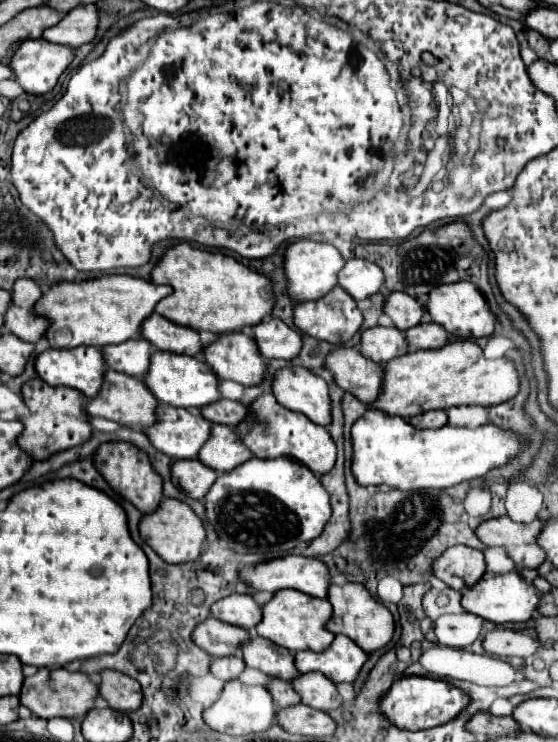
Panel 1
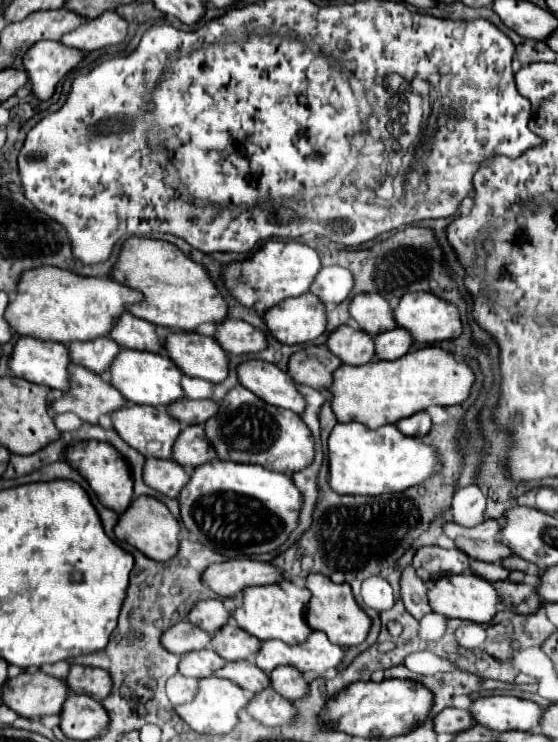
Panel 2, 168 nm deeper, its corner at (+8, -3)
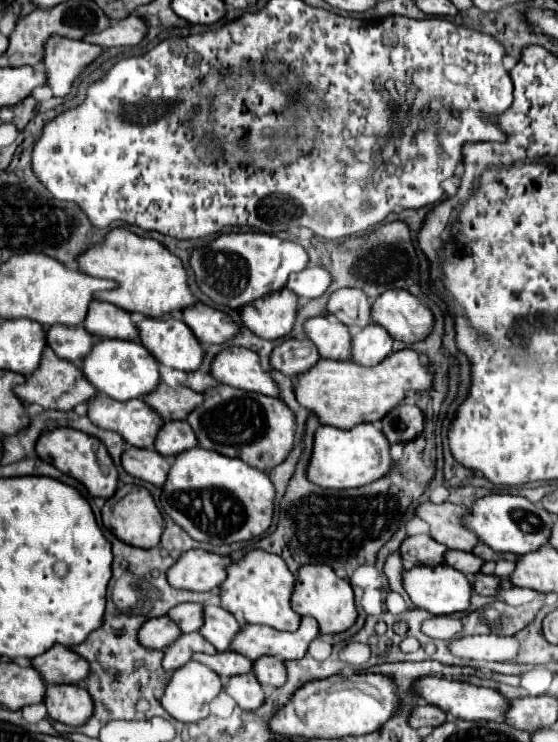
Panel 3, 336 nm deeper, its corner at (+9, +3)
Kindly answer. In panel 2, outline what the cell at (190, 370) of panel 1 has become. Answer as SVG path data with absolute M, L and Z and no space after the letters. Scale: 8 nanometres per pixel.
M122 348L118 352L118 356L112 360L110 368L108 368L108 380L112 386L116 386L116 390L120 390L120 394L132 402L132 404L148 404L148 406L168 406L180 398L184 398L184 392L180 388L180 380L182 380L182 372L176 368L176 364L164 356L164 354L156 354L156 352L138 352L138 350L128 350Z

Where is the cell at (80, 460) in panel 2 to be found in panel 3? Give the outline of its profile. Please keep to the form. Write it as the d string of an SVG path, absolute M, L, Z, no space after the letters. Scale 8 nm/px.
M57 428L55 432L41 434L37 442L37 454L45 462L51 462L53 466L57 466L61 472L71 474L73 478L83 482L89 494L95 498L109 500L119 488L117 468L111 456L107 456L107 448L103 448L103 442L95 440L95 436L87 436L85 432L75 432L73 428Z

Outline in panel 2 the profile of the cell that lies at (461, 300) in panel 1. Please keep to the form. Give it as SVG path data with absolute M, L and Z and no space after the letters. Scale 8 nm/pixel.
M416 292L416 294L404 294L398 302L398 306L392 310L394 312L394 322L396 326L404 328L410 332L410 336L416 342L422 344L432 344L432 342L442 342L442 340L450 340L454 336L454 332L462 330L462 322L460 322L460 314L458 308L454 304L448 304L446 300L430 294L430 292Z

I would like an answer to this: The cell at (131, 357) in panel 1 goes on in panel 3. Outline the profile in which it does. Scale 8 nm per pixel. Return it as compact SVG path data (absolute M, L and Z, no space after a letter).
M51 326L47 332L47 344L53 348L53 352L69 362L81 364L89 352L93 350L95 336L91 336L83 326L71 328L71 326Z

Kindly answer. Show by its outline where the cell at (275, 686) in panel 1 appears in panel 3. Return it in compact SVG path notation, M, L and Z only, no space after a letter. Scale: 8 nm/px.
M233 650L217 652L213 656L209 656L209 654L195 654L193 660L209 666L211 670L215 670L223 678L231 678L231 676L253 672L253 662L247 660L243 654L233 652Z

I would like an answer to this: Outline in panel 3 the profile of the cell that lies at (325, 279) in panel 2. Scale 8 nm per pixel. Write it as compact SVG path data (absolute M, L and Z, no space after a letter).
M307 266L303 272L291 274L287 288L293 290L297 296L303 296L303 298L319 298L327 292L331 282L333 282L333 278L325 268Z

